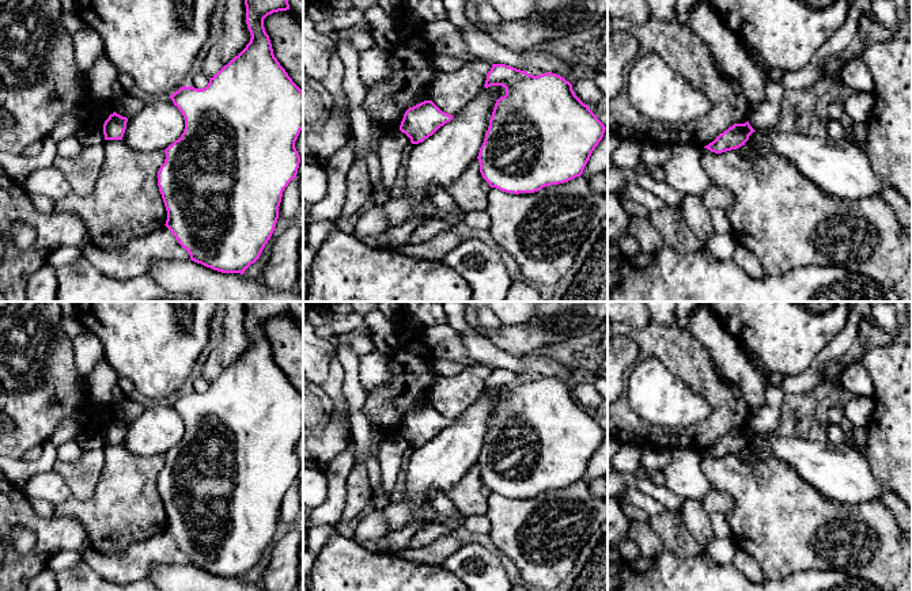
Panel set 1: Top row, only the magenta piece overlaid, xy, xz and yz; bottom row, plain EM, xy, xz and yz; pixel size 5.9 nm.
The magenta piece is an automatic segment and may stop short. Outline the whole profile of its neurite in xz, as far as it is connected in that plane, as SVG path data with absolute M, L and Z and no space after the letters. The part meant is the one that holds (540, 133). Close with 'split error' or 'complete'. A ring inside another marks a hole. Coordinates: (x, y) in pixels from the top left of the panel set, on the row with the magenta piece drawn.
M492 64L484 87L502 86L506 95L493 107L478 152L480 173L491 187L506 193L534 193L545 186L568 182L583 170L605 133L605 125L560 75L529 75L506 64Z | complete

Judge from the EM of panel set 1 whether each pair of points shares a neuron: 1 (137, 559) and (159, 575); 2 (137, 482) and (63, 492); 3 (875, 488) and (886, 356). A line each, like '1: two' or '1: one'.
1: two
2: two
3: two

